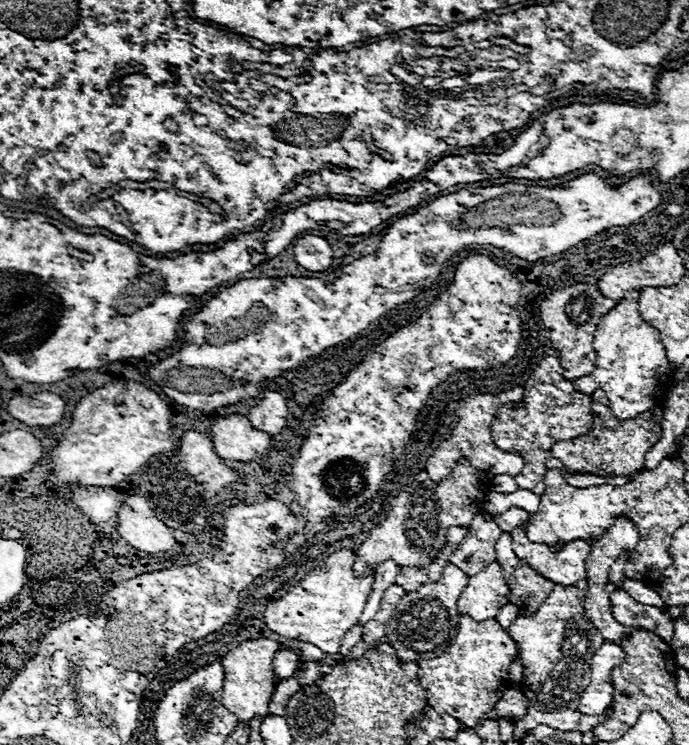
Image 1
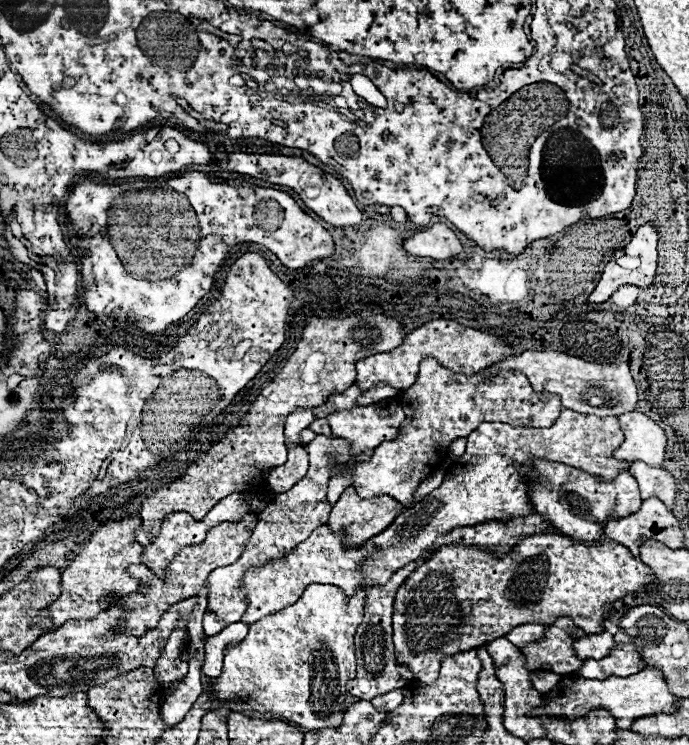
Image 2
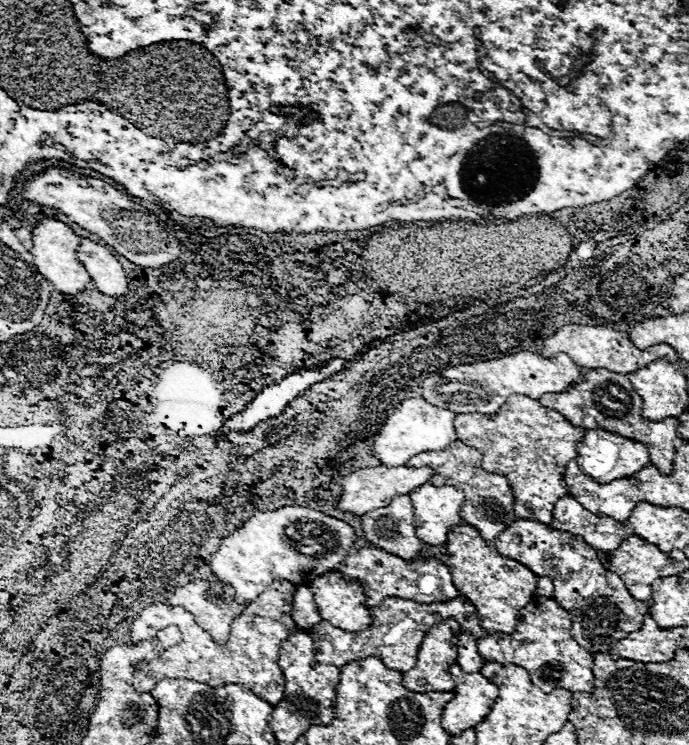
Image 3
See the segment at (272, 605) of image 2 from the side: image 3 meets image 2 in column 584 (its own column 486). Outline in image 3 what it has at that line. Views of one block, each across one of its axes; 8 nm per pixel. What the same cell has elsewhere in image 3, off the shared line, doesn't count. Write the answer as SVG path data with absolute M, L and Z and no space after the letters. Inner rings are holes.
M512 394L496 414L458 414L454 430L458 440L474 446L482 454L482 468L486 472L500 474L508 480L516 498L518 518L532 518L544 526L552 524L556 500L570 494L564 472L568 462L576 458L576 446L584 440L586 430L524 394Z

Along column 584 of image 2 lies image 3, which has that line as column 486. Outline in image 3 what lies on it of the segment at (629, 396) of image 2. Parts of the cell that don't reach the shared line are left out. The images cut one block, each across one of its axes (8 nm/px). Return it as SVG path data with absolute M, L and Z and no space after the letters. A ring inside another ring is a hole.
M520 350L504 358L492 358L474 364L458 364L442 370L440 374L430 374L422 382L422 398L426 402L432 402L434 406L456 410L456 414L462 412L494 414L496 410L500 410L500 406L506 402L510 394L526 394L538 400L544 394L566 392L572 384L580 382L582 372L566 354L558 354L554 358L542 358L540 354Z

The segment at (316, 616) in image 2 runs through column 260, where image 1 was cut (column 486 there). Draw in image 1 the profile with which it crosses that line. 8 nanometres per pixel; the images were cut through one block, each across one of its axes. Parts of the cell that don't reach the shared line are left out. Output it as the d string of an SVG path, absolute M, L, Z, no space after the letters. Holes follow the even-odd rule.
M460 614L458 626L458 636L442 656L418 662L418 680L426 690L426 700L430 706L440 712L448 712L454 718L460 718L464 726L474 728L482 722L482 716L496 706L504 690L512 686L510 664L518 650L516 642L494 618L476 622L468 614Z

